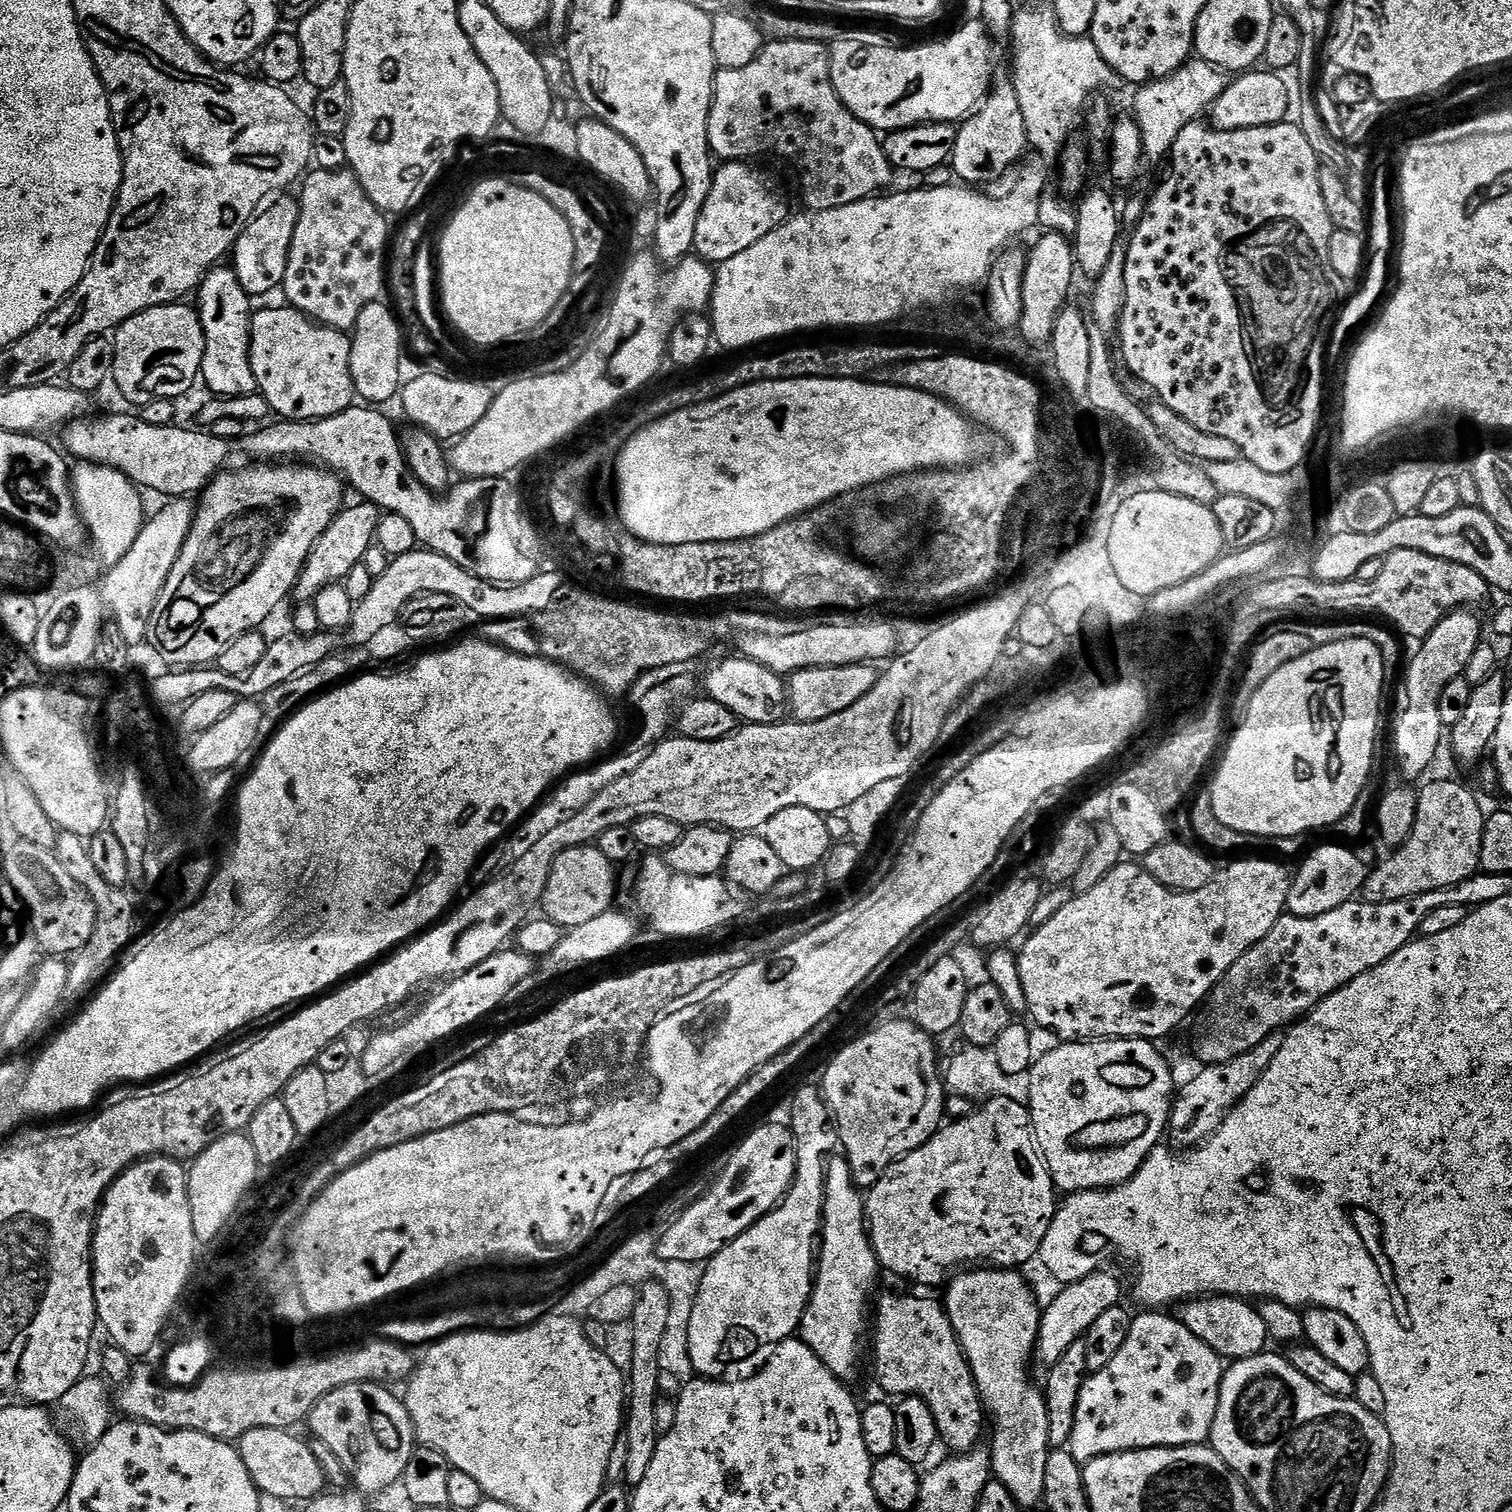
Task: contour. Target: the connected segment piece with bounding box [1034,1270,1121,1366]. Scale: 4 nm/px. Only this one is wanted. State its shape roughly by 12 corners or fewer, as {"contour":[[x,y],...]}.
{"contour":[[1091,1272],[1043,1309],[1037,1361],[1051,1366],[1105,1310],[1120,1280]]}

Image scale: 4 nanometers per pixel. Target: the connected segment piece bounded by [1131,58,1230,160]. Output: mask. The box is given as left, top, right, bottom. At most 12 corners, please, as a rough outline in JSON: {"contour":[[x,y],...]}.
{"contour":[[1199,58],[1135,89],[1144,156],[1167,157],[1230,83]]}

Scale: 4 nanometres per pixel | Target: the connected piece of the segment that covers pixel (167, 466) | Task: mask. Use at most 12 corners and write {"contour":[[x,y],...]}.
{"contour":[[139,415],[73,420],[69,457],[192,498],[233,441]]}

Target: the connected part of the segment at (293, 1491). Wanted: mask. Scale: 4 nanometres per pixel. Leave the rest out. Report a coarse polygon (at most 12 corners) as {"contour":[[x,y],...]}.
{"contour":[[252,1428],[238,1441],[250,1478],[285,1502],[325,1491],[308,1440]]}

